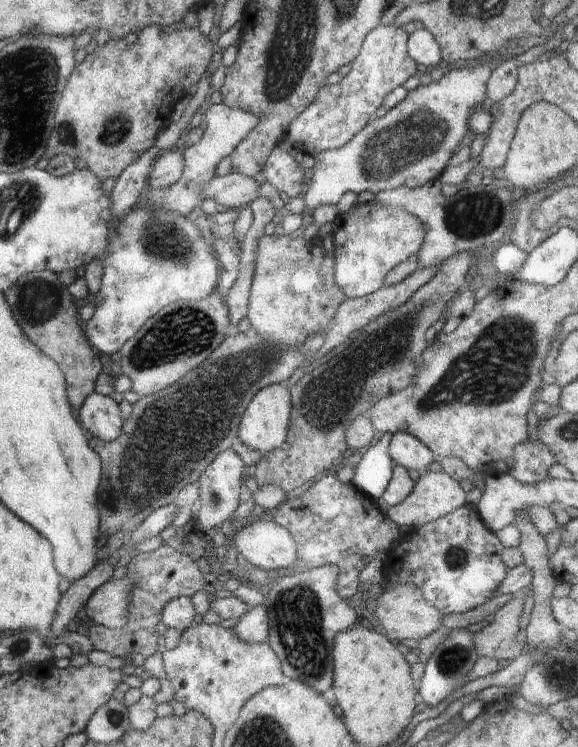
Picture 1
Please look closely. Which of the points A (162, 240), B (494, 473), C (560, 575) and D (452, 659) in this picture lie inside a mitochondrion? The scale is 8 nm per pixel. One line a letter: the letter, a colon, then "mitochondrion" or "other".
A: mitochondrion
B: other
C: other
D: mitochondrion

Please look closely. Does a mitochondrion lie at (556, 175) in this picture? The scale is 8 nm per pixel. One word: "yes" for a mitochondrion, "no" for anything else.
no

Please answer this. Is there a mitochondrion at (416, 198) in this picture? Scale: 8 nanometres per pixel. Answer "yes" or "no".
no

